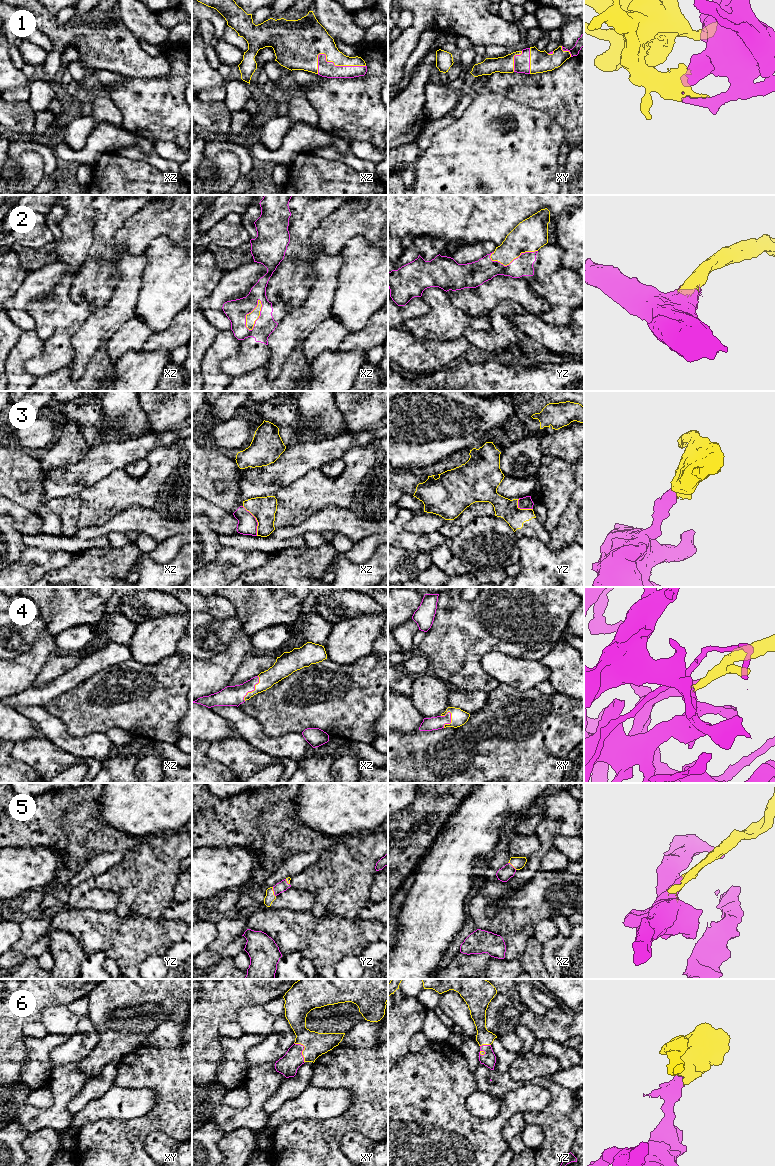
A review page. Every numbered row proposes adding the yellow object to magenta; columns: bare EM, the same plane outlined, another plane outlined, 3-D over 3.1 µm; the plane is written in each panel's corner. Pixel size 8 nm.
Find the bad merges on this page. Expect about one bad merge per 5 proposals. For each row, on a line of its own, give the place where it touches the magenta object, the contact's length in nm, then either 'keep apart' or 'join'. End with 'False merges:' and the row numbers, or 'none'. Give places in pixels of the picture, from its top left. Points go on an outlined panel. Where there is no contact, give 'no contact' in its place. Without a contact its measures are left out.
1: xz (339, 66) | 400 nm | join
2: xz (260, 315) | 260 nm | join
3: xz (256, 520) | 260 nm | keep apart
4: xz (253, 690) | 240 nm | join
5: yz (274, 892) | 80 nm | join
6: xy (303, 1049) | 190 nm | join
False merges: 3

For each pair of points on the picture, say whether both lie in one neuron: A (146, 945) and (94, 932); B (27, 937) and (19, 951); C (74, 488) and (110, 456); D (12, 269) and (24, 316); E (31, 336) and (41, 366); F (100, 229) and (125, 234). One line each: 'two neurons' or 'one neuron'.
A: one neuron
B: one neuron
C: one neuron
D: two neurons
E: two neurons
F: two neurons

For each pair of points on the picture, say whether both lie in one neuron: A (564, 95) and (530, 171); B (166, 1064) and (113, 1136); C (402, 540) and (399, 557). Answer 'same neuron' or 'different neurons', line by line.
A: different neurons
B: same neuron
C: different neurons

